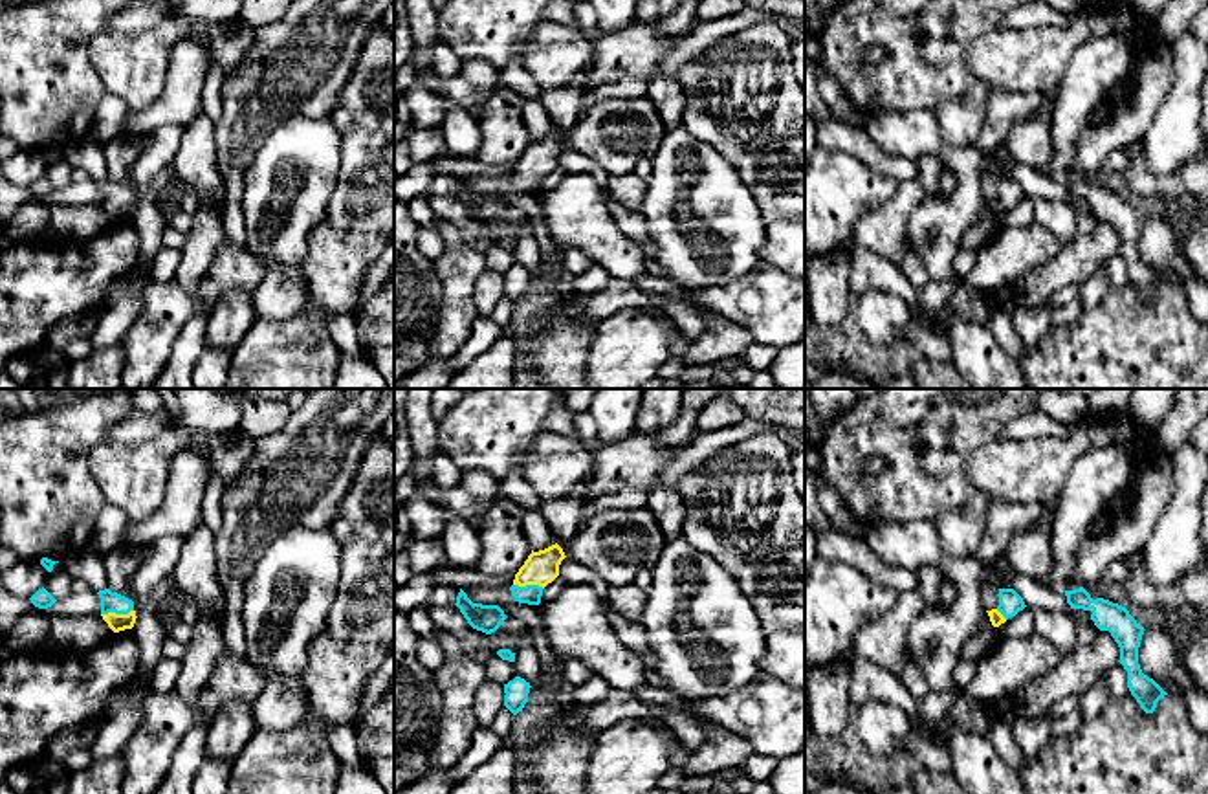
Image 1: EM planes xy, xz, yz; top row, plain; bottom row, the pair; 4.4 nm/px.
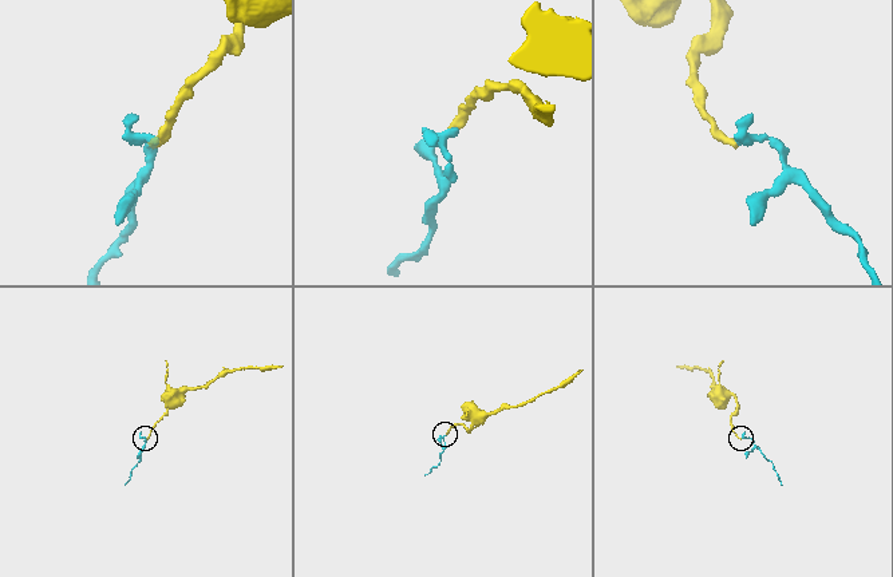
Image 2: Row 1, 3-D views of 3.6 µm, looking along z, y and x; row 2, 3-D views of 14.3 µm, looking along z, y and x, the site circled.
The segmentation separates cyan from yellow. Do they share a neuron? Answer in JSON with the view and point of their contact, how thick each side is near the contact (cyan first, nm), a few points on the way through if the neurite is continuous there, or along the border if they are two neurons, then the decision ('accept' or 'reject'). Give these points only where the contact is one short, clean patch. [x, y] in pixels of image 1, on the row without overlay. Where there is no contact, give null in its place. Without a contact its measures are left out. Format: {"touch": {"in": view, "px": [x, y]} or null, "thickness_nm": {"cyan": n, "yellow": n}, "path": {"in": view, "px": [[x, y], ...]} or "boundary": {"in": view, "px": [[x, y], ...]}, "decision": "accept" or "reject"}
{"touch": {"in": "xy", "px": [116, 202]}, "thickness_nm": {"cyan": 100, "yellow": 80}, "path": {"in": "xy", "px": [[110, 191], [116, 202], [116, 211]]}, "decision": "accept"}

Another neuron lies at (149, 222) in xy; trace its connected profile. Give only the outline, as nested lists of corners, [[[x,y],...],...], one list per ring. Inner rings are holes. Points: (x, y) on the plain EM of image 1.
[[[156,185],[134,191],[134,200],[137,207],[132,224],[141,240],[136,266],[145,266],[150,271],[150,264],[161,248],[161,233],[165,227],[165,218],[156,200]]]

